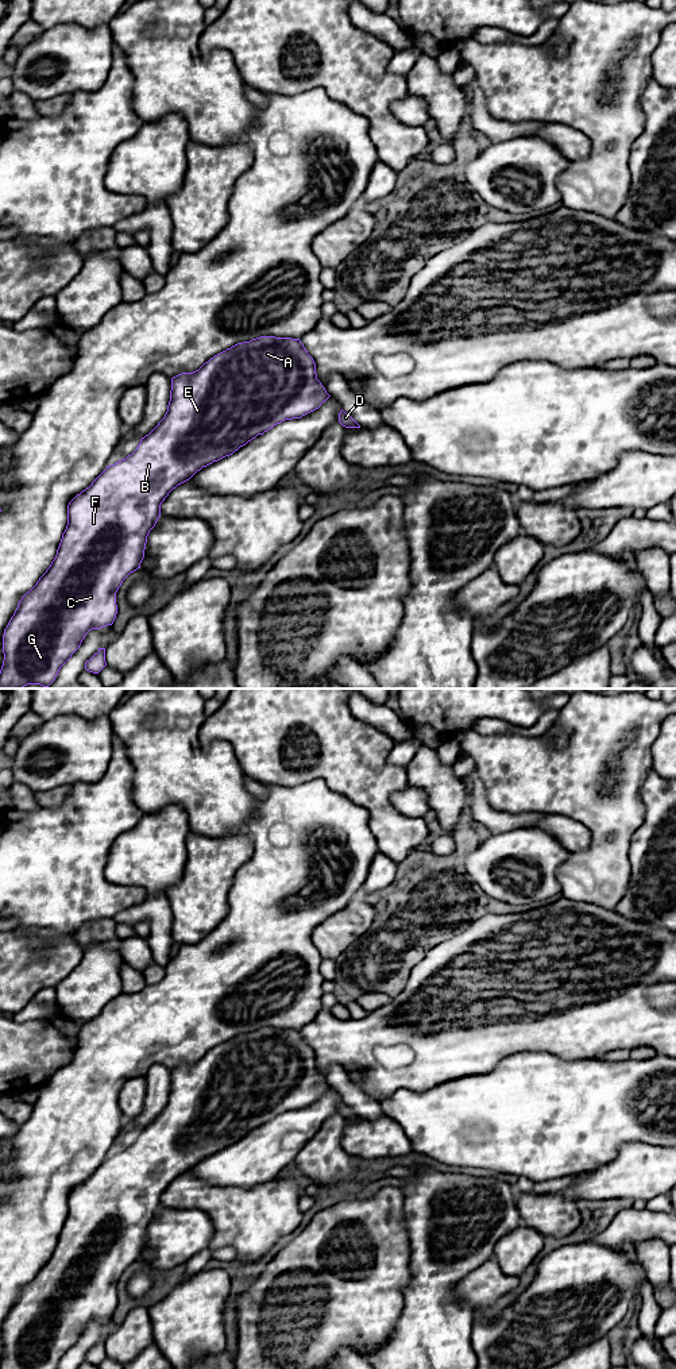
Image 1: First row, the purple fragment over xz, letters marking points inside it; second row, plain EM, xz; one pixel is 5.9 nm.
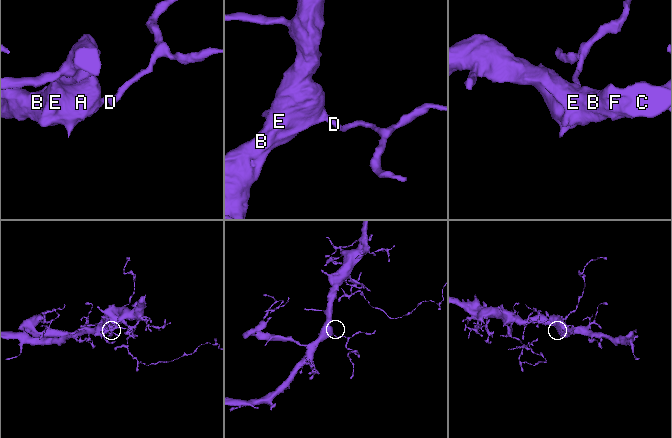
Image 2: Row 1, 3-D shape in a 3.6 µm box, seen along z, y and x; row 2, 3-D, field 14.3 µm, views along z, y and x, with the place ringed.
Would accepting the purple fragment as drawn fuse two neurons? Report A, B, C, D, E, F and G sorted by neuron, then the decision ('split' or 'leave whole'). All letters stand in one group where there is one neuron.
A B C D E F G | leave whole

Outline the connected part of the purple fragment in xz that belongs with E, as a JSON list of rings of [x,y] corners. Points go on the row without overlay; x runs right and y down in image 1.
[[[260,1027],[250,1033],[243,1033],[227,1040],[225,1042],[215,1046],[205,1053],[198,1061],[193,1064],[182,1064],[171,1069],[170,1092],[165,1108],[158,1117],[144,1129],[140,1130],[136,1141],[125,1150],[116,1153],[115,1156],[107,1157],[107,1160],[92,1173],[89,1179],[77,1185],[67,1196],[67,1216],[62,1225],[57,1246],[51,1253],[46,1264],[39,1269],[36,1276],[27,1283],[18,1295],[18,1299],[11,1308],[3,1326],[3,1345],[4,1351],[0,1361],[0,1369],[57,1369],[61,1358],[72,1349],[72,1346],[80,1339],[86,1324],[92,1320],[100,1320],[107,1316],[112,1316],[116,1306],[116,1284],[121,1277],[123,1272],[134,1262],[140,1260],[140,1254],[144,1249],[144,1241],[147,1227],[155,1218],[161,1208],[161,1196],[169,1184],[178,1176],[189,1172],[202,1158],[212,1156],[225,1148],[232,1146],[240,1138],[255,1130],[258,1126],[263,1126],[274,1117],[281,1115],[285,1111],[301,1110],[302,1107],[318,1100],[331,1087],[325,1079],[317,1071],[316,1054],[308,1045],[300,1030],[291,1029],[275,1029],[275,1027]]]

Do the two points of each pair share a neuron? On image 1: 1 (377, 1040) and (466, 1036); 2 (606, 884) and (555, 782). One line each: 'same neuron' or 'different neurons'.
1: same neuron
2: same neuron

